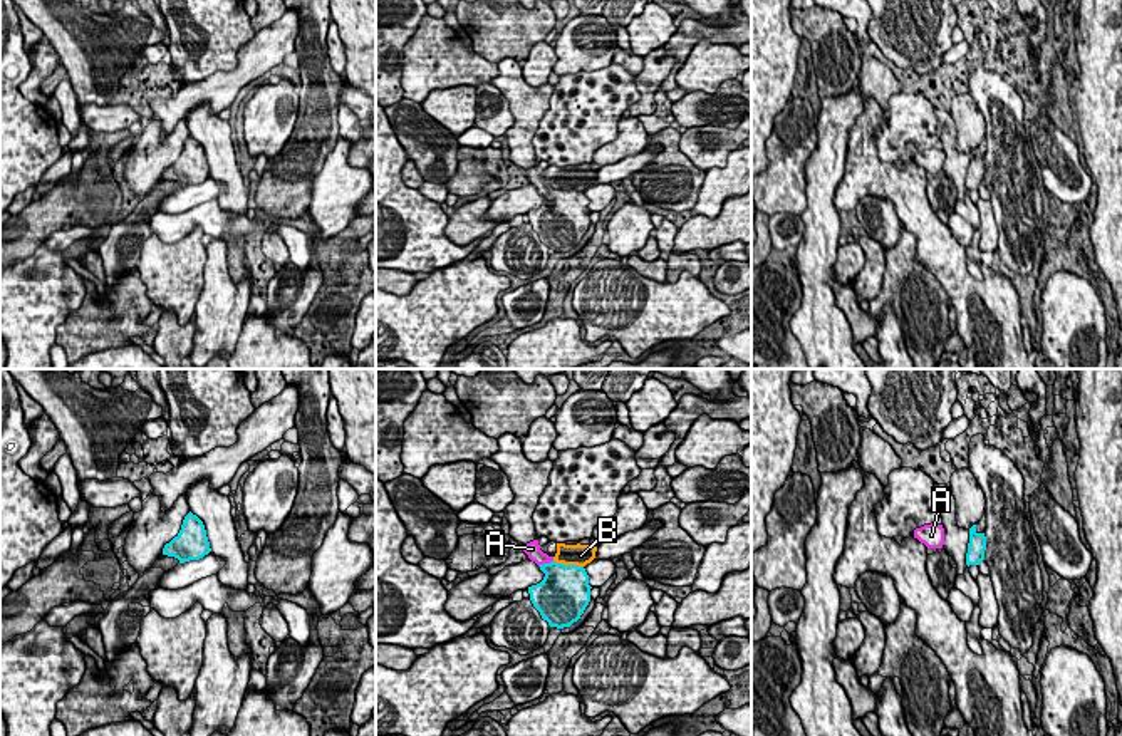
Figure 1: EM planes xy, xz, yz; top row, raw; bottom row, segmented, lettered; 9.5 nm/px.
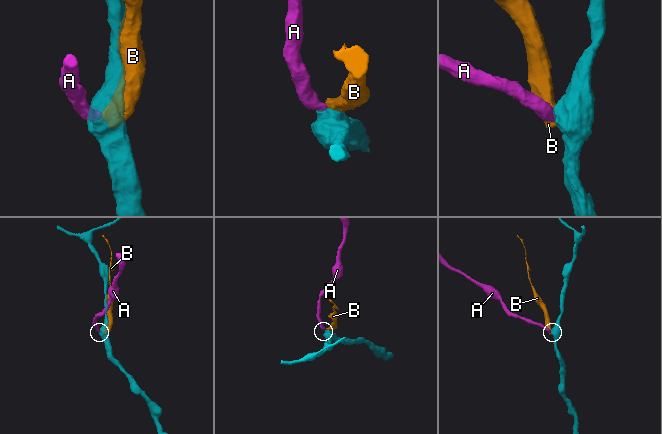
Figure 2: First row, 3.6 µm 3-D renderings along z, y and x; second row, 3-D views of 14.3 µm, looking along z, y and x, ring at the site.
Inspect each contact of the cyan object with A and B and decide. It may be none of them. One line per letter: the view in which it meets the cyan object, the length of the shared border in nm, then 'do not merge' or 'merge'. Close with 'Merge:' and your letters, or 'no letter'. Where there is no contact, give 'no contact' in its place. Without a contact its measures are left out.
A: xz | 150 nm | merge
B: xz | 300 nm | do not merge
Merge: A

